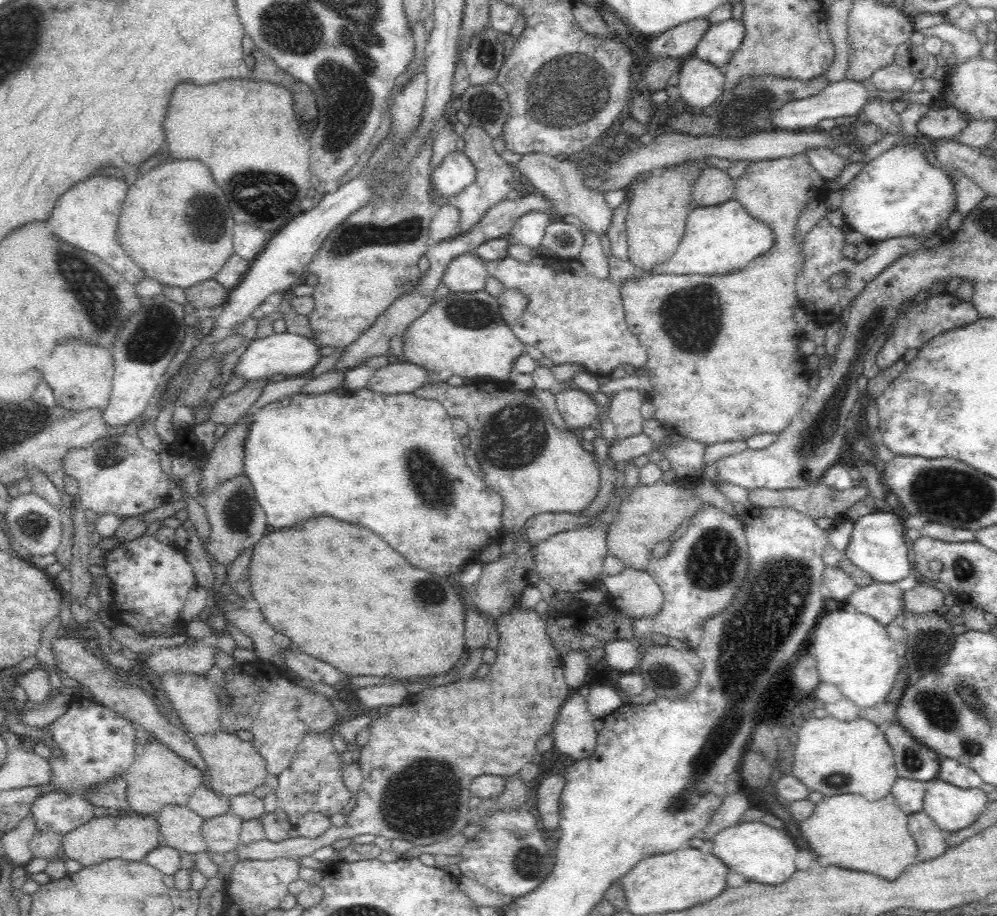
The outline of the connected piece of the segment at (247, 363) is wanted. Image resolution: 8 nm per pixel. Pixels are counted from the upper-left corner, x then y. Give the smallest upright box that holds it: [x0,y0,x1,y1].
[234,331,323,385]

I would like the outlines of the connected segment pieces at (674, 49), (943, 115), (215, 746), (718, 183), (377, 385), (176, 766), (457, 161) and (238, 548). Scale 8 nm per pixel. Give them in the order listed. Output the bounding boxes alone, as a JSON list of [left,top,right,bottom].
[[647,17,709,62],[916,104,970,142],[192,730,267,797],[692,167,735,207],[366,361,428,394],[126,741,204,815],[431,150,475,199],[201,472,268,568]]

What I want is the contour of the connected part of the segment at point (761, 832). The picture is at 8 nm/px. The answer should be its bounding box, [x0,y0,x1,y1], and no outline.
[711,822,797,884]

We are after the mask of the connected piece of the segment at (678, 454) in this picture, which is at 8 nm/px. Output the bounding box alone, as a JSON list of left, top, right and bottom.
[662,438,706,482]

